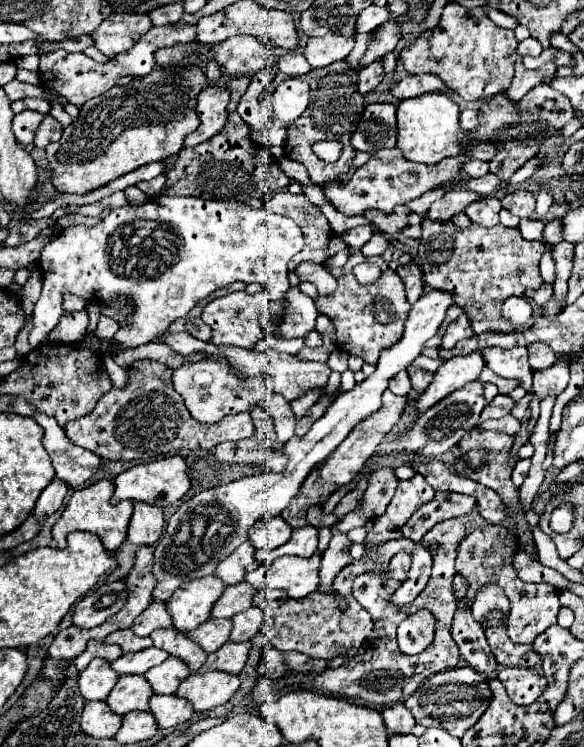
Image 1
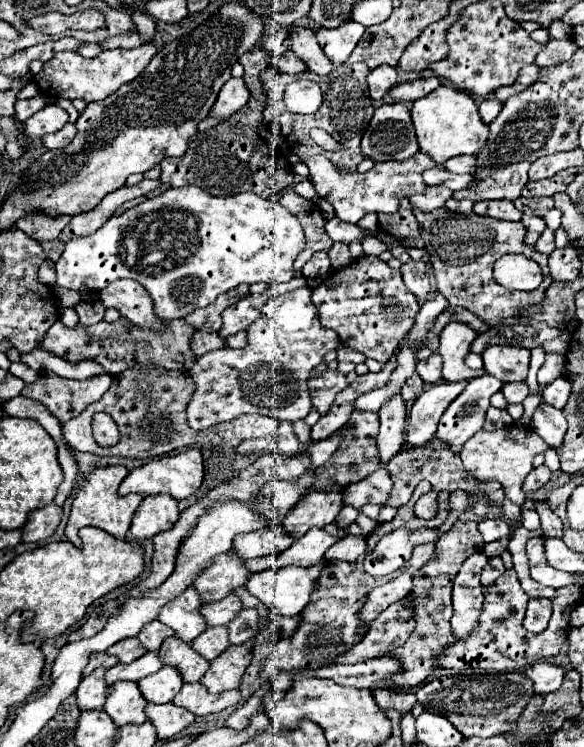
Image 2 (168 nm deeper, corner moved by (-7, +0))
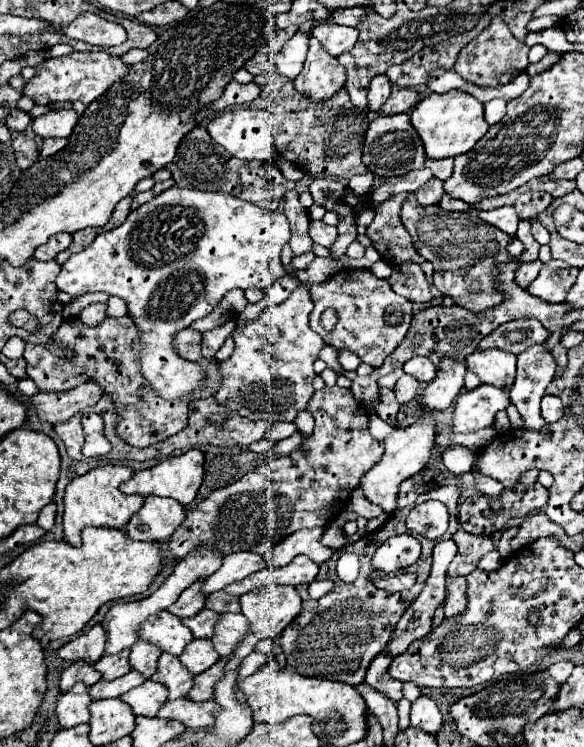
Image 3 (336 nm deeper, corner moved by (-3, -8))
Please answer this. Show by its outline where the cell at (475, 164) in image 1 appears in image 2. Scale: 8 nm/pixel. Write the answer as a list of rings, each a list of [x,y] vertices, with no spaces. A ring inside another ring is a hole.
[[[455,156],[445,162],[445,168],[449,172],[457,172],[457,174],[475,172],[477,170],[477,156]]]

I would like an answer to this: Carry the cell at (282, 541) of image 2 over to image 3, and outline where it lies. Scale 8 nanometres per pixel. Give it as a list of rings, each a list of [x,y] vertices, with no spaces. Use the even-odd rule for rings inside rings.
[[[235,552],[235,554],[227,554],[223,558],[223,564],[217,572],[213,572],[205,582],[201,592],[203,594],[213,594],[217,590],[223,590],[225,586],[243,580],[247,576],[251,576],[257,570],[267,568],[267,562],[261,554],[255,552]]]

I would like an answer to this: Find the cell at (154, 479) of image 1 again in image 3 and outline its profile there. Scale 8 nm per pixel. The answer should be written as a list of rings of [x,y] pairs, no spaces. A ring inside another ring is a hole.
[[[189,450],[181,456],[173,456],[173,458],[167,458],[163,460],[161,464],[153,466],[153,468],[147,468],[147,470],[141,470],[141,472],[135,472],[135,476],[127,482],[121,484],[121,490],[125,494],[141,494],[141,496],[151,496],[151,494],[157,494],[157,496],[169,496],[169,498],[175,498],[177,502],[181,504],[191,504],[193,498],[197,496],[197,490],[203,482],[203,452],[201,450]]]

